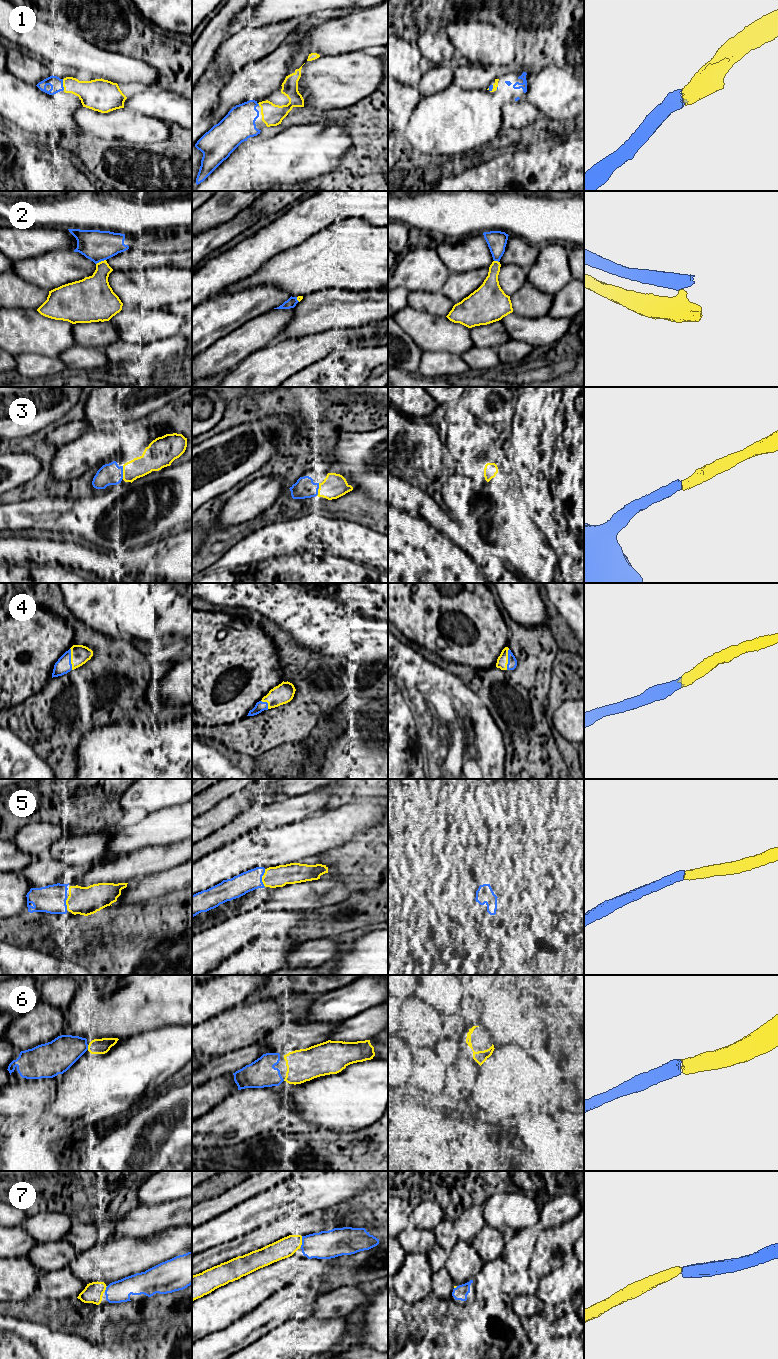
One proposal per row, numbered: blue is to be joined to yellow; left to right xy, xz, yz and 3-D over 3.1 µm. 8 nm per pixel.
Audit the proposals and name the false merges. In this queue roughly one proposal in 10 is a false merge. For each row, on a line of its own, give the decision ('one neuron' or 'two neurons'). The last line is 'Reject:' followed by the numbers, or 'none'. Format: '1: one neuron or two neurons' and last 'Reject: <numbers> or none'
1: one neuron
2: two neurons
3: one neuron
4: one neuron
5: one neuron
6: one neuron
7: one neuron
Reject: 2

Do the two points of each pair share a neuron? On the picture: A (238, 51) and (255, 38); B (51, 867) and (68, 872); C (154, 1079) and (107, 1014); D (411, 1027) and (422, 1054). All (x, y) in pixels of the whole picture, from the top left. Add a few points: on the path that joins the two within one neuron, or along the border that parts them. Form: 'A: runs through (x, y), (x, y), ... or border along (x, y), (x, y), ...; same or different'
A: runs through (242, 47), (251, 42); same
B: runs through (55, 870), (64, 871); same
C: border along (146, 1030), (119, 1039); different
D: border along (441, 1037), (432, 1045), (420, 1045), (411, 1048); different

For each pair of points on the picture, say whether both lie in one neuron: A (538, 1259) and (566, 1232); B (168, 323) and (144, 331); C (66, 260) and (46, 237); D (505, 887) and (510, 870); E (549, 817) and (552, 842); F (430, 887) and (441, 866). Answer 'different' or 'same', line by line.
A: same
B: same
C: different
D: same
E: same
F: same

